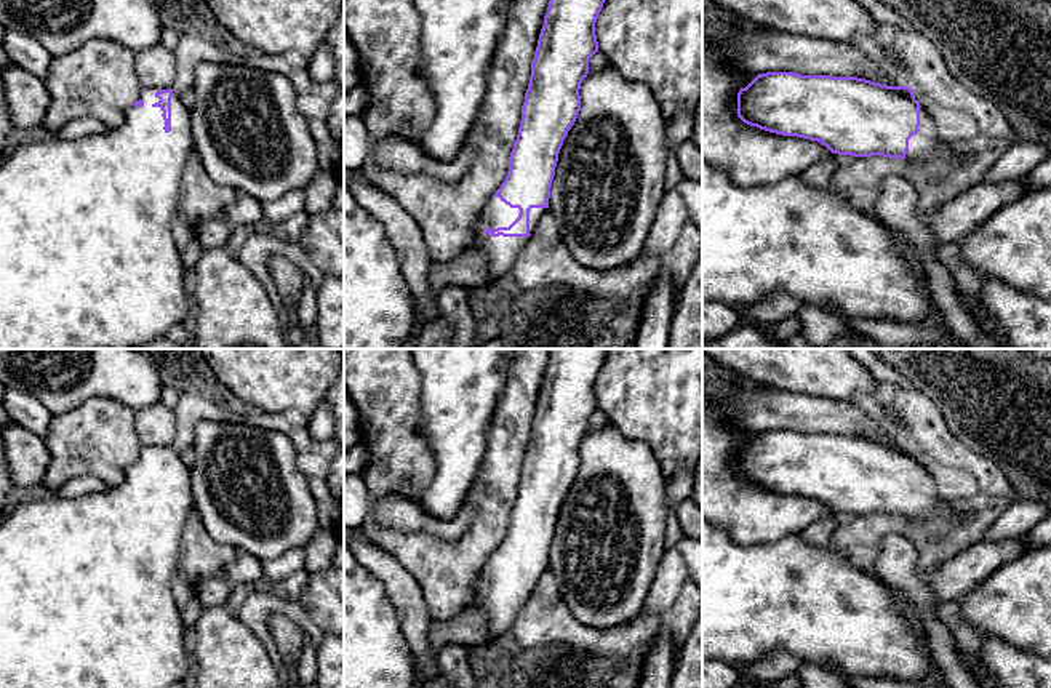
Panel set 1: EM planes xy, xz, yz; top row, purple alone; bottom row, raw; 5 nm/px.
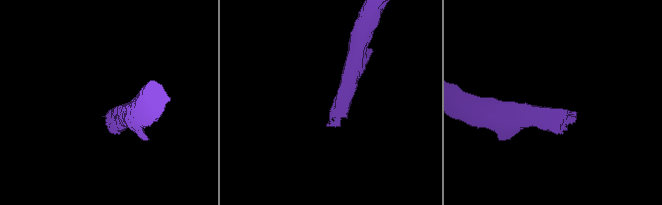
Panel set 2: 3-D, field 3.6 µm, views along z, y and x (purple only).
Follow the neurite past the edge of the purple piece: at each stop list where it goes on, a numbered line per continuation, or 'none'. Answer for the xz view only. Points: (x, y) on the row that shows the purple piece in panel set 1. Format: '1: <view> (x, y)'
1: xz (501, 253)

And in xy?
1: xy (88, 260)

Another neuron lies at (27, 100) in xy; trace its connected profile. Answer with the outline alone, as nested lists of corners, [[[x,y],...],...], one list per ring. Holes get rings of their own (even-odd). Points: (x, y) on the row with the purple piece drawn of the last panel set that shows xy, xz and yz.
[[[19,66],[3,69],[5,101],[14,128],[43,126],[51,96],[42,78]]]

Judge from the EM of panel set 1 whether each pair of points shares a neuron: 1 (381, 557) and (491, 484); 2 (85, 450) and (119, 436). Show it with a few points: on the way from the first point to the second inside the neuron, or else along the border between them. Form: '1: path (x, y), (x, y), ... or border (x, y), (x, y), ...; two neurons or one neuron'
1: border (371, 541), (386, 549), (415, 578); two neurons
2: path (93, 442), (99, 436), (111, 436); one neuron

